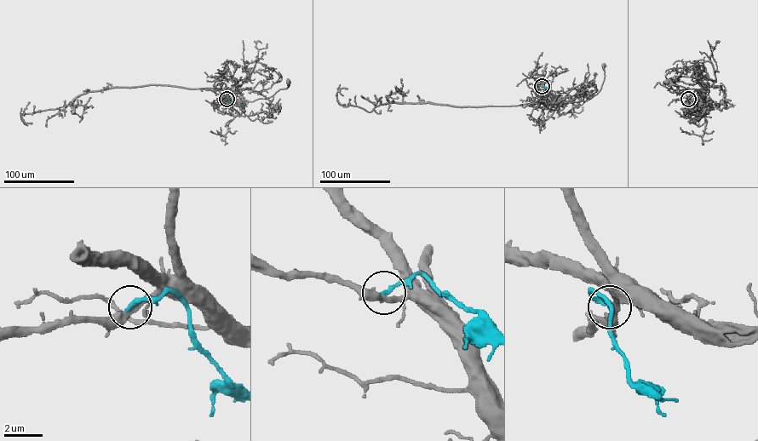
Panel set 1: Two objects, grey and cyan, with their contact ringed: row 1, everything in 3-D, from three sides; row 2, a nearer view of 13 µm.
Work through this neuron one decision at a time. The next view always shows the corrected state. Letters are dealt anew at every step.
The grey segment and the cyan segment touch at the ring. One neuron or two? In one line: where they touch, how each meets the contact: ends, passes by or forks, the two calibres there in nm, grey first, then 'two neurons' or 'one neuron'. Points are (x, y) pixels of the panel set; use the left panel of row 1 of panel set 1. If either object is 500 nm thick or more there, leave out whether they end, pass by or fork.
place (226, 99); grey passes by; cyan ends; calibres 360 and 240 nm; two neurons

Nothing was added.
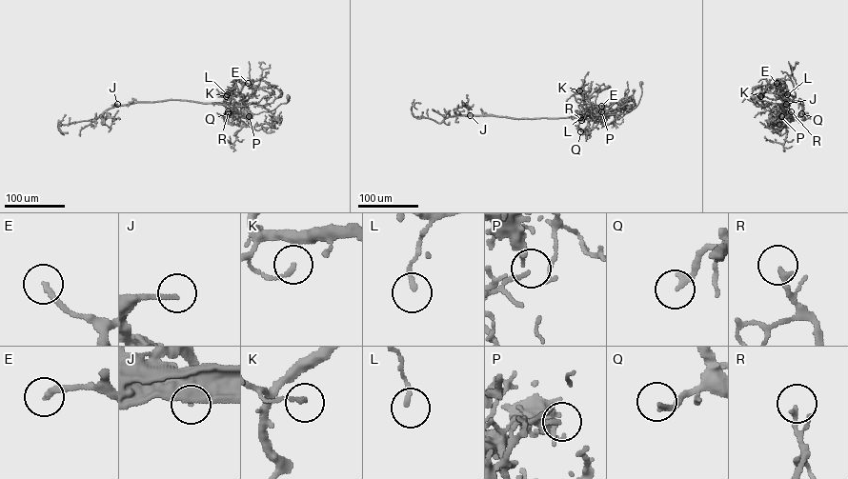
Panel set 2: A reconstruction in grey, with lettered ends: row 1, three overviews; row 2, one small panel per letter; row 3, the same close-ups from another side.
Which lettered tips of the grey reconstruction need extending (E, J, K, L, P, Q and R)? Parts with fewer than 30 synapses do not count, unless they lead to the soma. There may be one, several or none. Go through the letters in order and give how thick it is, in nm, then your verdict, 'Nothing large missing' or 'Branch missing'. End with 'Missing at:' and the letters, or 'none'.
E: Thickness 200 nm. Branch missing
J: Thickness 180 nm. Nothing large missing
K: Thickness 170 nm. Nothing large missing
L: Thickness 160 nm. Nothing large missing
P: Thickness 150 nm. Nothing large missing
Q: Thickness 200 nm. Nothing large missing
R: Thickness 190 nm. Nothing large missing
Missing at: E

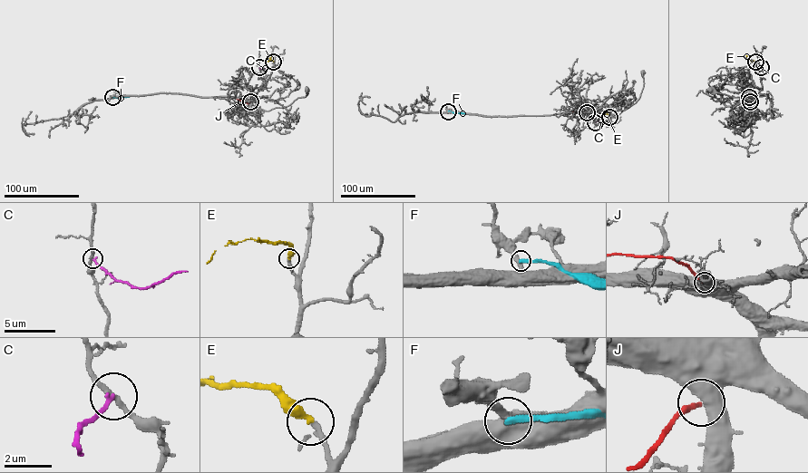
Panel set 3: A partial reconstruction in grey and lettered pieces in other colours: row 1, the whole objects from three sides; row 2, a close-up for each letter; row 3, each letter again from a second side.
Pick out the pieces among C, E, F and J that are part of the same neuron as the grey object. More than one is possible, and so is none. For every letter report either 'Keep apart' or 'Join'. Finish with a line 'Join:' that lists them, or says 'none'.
C: Keep apart
E: Join
F: Keep apart
J: Keep apart
Join: E

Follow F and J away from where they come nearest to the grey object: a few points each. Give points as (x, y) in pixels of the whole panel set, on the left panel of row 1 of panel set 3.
F: (112, 97), (129, 97)
J: (250, 101), (248, 103), (237, 99)

